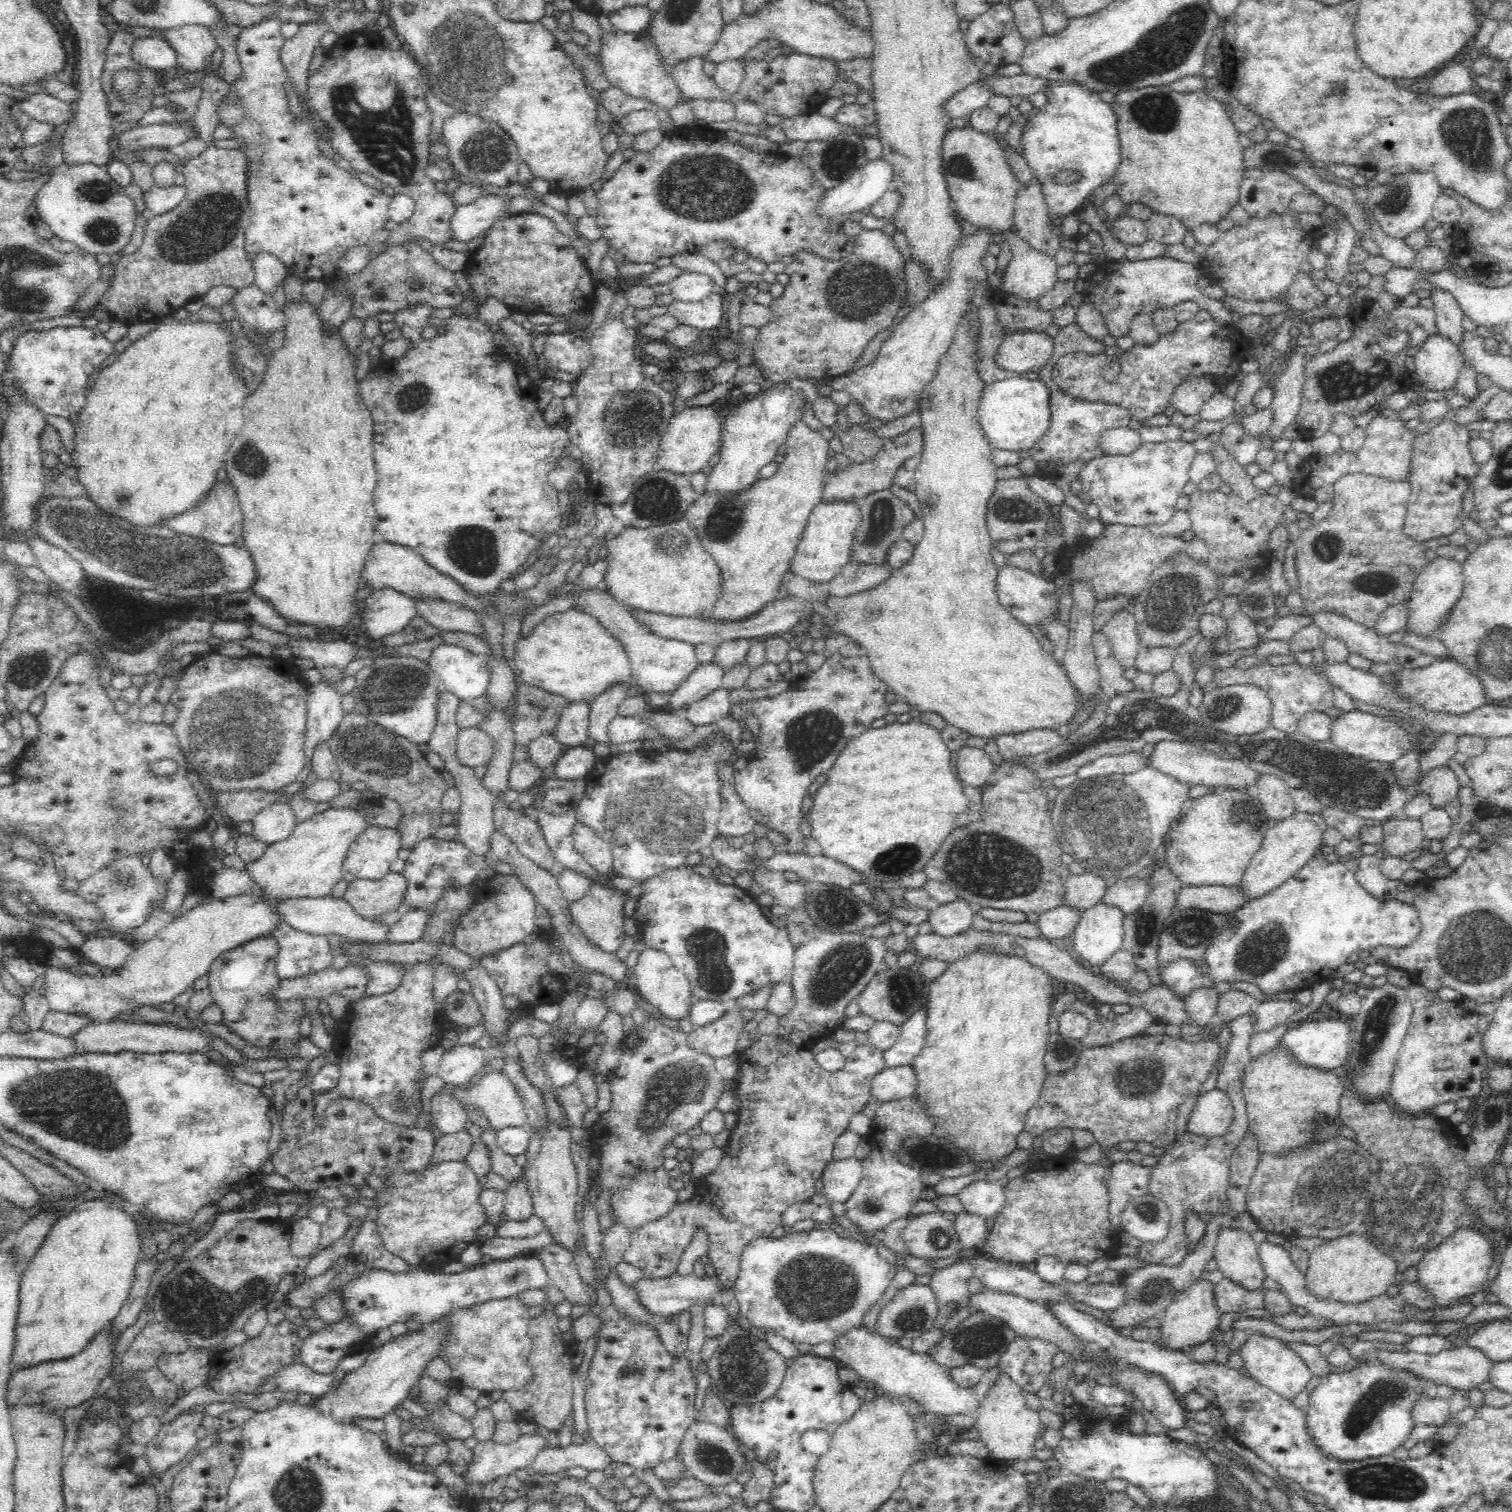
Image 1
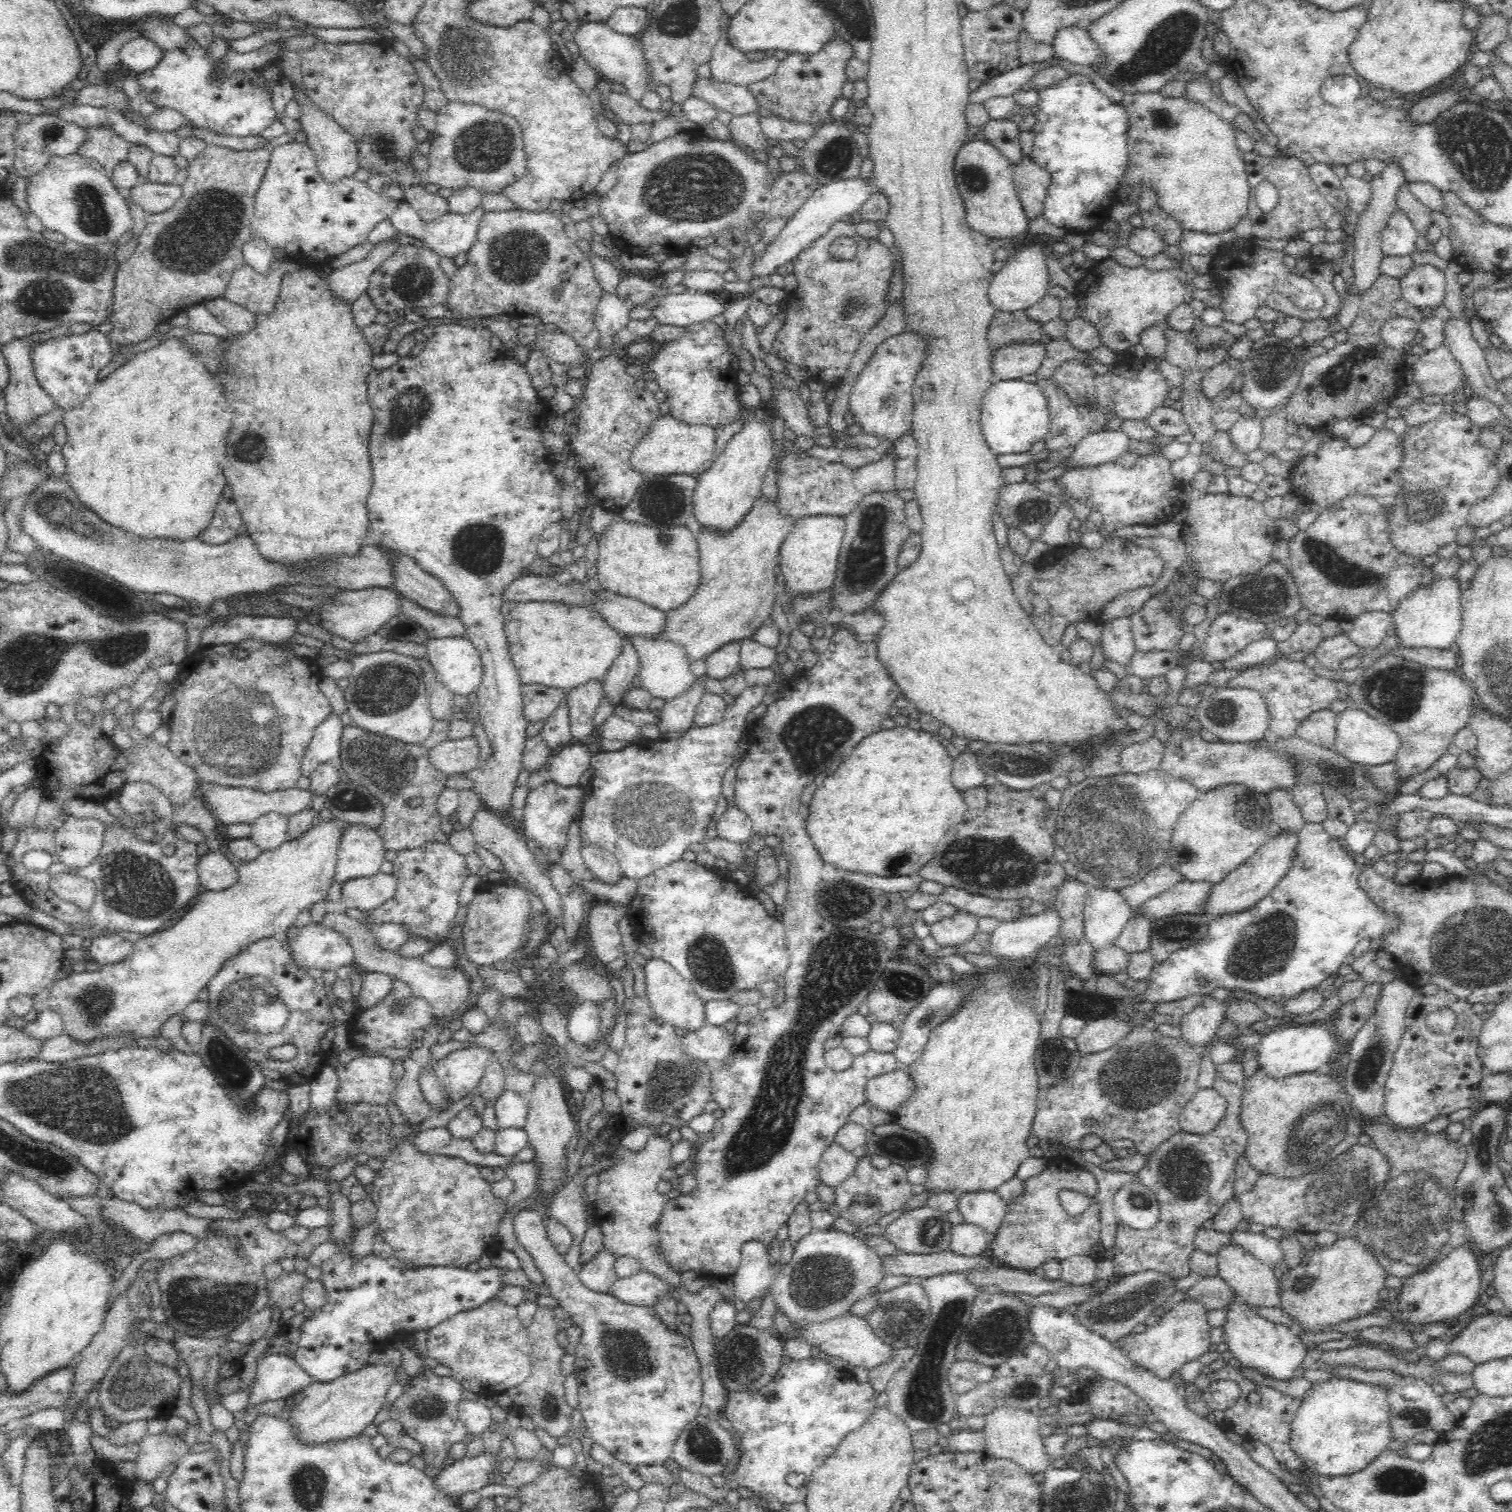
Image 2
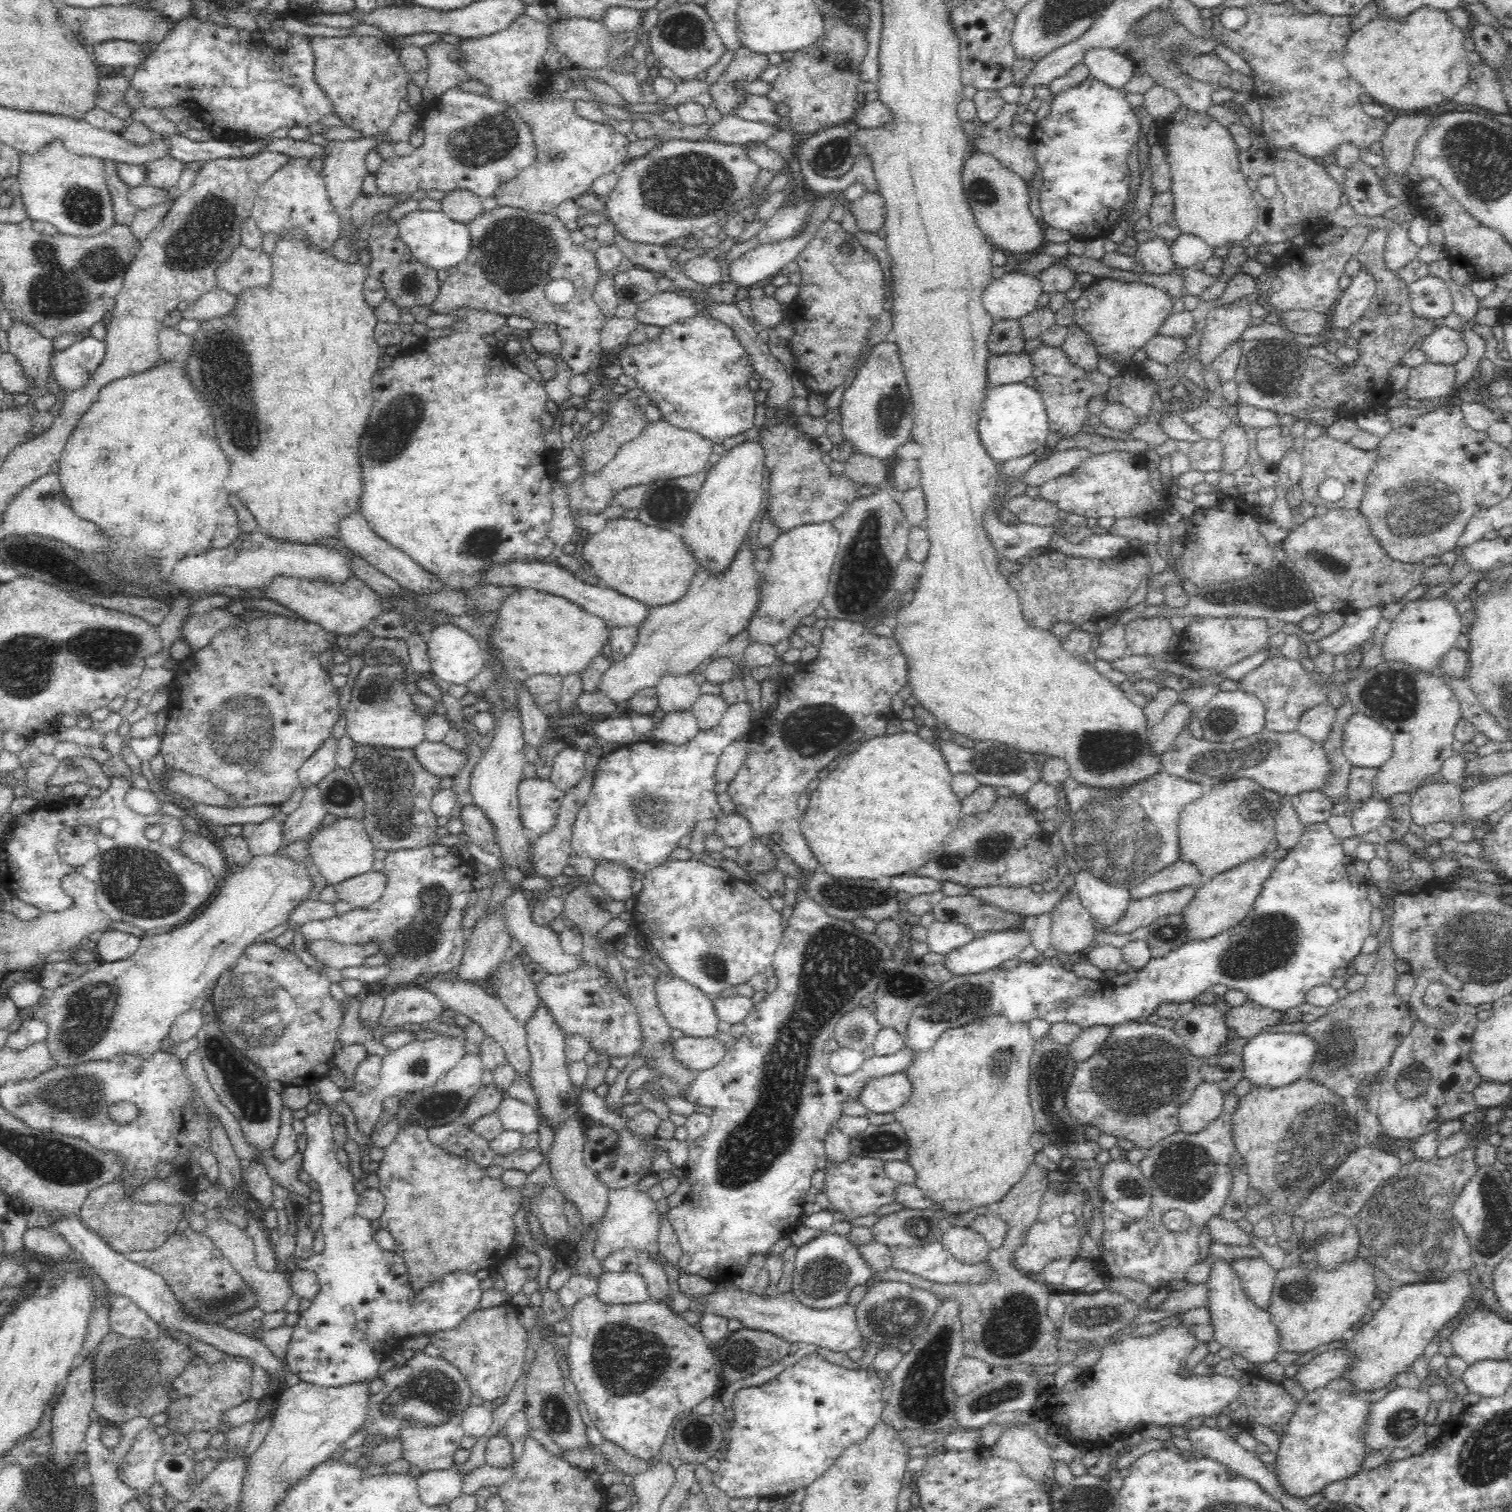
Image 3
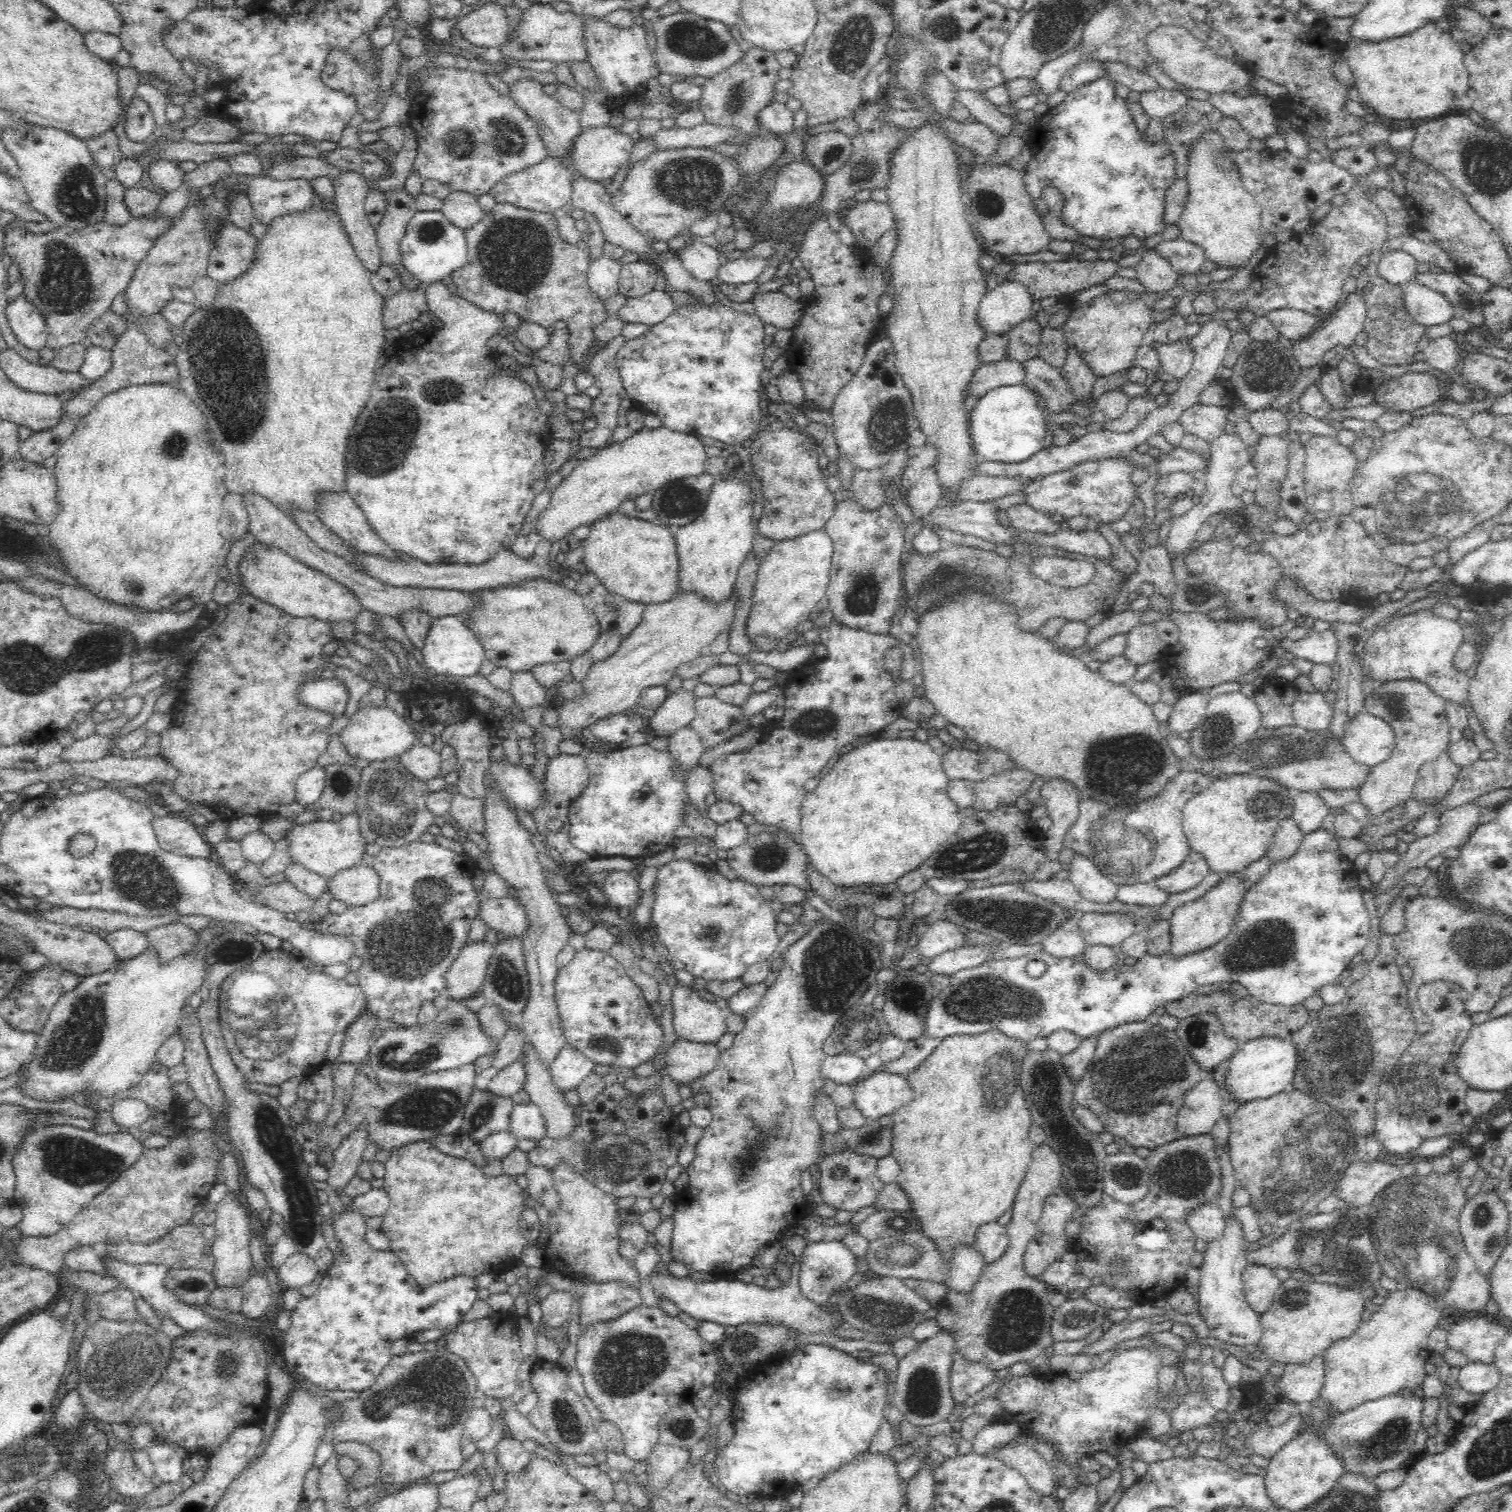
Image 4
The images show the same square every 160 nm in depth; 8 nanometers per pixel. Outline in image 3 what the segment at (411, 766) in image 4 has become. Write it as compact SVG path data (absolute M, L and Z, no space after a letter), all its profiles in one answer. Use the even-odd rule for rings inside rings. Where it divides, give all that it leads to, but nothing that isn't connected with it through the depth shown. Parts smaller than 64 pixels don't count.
M422 741L413 748L418 762L434 776L454 777L467 763L466 751L450 748L443 742Z

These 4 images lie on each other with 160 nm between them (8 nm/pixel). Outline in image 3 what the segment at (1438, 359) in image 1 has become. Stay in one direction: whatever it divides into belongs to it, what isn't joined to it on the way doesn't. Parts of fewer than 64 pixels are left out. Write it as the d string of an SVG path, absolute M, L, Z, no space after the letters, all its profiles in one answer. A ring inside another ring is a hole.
M1426 360L1411 367L1406 394L1411 398L1429 402L1448 399L1454 391L1455 365Z

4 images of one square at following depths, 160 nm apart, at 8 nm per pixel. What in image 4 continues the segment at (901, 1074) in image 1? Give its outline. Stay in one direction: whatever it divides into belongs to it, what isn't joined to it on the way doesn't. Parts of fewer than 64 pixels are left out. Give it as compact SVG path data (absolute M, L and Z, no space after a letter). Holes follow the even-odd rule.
M880 1072L862 1078L853 1085L853 1105L868 1121L892 1114L914 1098L906 1076Z

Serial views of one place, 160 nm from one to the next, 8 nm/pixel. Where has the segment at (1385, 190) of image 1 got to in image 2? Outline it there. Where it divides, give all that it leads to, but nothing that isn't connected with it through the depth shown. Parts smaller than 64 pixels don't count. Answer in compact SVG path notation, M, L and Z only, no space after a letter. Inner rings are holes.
M1394 208L1391 213L1381 232L1383 254L1390 257L1410 255L1415 250L1416 228L1402 209Z

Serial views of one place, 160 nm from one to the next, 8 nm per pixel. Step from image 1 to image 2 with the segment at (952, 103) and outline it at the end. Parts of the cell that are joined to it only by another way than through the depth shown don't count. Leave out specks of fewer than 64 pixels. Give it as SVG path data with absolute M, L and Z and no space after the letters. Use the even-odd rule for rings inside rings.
M1020 65L1014 70L991 76L990 80L982 82L976 90L970 90L968 102L969 104L984 104L985 100L995 96L1012 95L1036 74L1036 70L1038 68L1034 69L1032 65Z

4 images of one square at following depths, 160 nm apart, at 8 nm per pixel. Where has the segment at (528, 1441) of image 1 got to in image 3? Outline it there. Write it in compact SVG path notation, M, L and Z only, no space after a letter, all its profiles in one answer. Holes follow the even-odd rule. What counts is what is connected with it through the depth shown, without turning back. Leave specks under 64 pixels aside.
M457 1468L423 1473L418 1478L418 1495L428 1506L448 1504L462 1495L465 1472Z

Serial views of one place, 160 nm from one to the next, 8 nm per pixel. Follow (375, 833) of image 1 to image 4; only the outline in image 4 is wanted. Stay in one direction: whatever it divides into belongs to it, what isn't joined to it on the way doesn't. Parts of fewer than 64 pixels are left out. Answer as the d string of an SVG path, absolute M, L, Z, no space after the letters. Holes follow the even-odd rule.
M356 812L344 815L338 822L312 821L294 826L287 833L290 860L328 879L338 872L362 865L366 840L361 833Z

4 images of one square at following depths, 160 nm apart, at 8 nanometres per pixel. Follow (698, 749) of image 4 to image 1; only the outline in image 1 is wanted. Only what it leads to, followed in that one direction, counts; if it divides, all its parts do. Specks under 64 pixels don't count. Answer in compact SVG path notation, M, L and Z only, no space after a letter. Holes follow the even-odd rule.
M714 661L700 663L690 673L690 676L674 692L671 692L667 707L674 710L685 710L688 704L722 687L725 674L726 670L715 664Z

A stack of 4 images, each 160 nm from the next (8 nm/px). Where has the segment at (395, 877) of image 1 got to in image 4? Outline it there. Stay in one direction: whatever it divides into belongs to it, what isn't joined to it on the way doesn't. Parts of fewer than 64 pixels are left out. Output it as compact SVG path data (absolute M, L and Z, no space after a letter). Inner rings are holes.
M366 864L358 865L343 871L327 879L327 889L336 900L342 900L349 908L362 906L376 900L379 895L380 875Z

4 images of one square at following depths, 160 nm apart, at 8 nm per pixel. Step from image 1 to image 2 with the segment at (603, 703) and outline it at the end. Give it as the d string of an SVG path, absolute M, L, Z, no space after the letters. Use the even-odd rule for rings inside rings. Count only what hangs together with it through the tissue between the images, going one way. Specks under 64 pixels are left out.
M623 641L622 652L608 669L602 682L602 698L616 708L623 700L626 691L632 688L633 678L638 670L638 653L632 643Z

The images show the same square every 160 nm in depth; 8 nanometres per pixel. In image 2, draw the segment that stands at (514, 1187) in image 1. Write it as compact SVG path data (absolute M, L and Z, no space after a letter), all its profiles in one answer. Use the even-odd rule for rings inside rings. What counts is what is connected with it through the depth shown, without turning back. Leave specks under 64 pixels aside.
M523 1208L515 1214L513 1218L513 1231L518 1239L518 1242L532 1255L538 1270L542 1273L543 1282L549 1288L548 1292L559 1302L559 1305L568 1312L572 1317L573 1324L582 1329L582 1336L580 1342L576 1345L575 1356L569 1360L569 1370L573 1372L577 1380L579 1390L579 1409L582 1412L584 1420L582 1425L586 1427L588 1436L594 1440L595 1445L600 1445L603 1449L608 1451L614 1459L620 1463L626 1463L635 1466L652 1466L656 1464L663 1464L667 1459L671 1459L674 1444L680 1438L680 1434L684 1432L684 1428L699 1416L699 1410L702 1405L702 1377L700 1372L700 1363L696 1356L692 1341L685 1338L680 1331L668 1329L662 1319L656 1315L654 1307L636 1306L633 1304L626 1304L618 1300L609 1292L604 1294L590 1290L587 1286L582 1284L579 1276L570 1269L570 1266L564 1261L561 1254L552 1247L548 1233L544 1224L544 1216L542 1212L536 1209Z

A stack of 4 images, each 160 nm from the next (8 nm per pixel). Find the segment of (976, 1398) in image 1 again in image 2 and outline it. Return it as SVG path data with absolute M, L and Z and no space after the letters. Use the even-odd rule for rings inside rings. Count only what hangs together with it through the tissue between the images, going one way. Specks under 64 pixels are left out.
M851 1313L838 1317L837 1319L812 1323L807 1327L798 1328L800 1336L811 1346L818 1346L822 1356L837 1356L849 1362L850 1368L862 1367L869 1372L877 1366L887 1363L894 1354L896 1348L886 1344L878 1338L867 1319L853 1316Z

